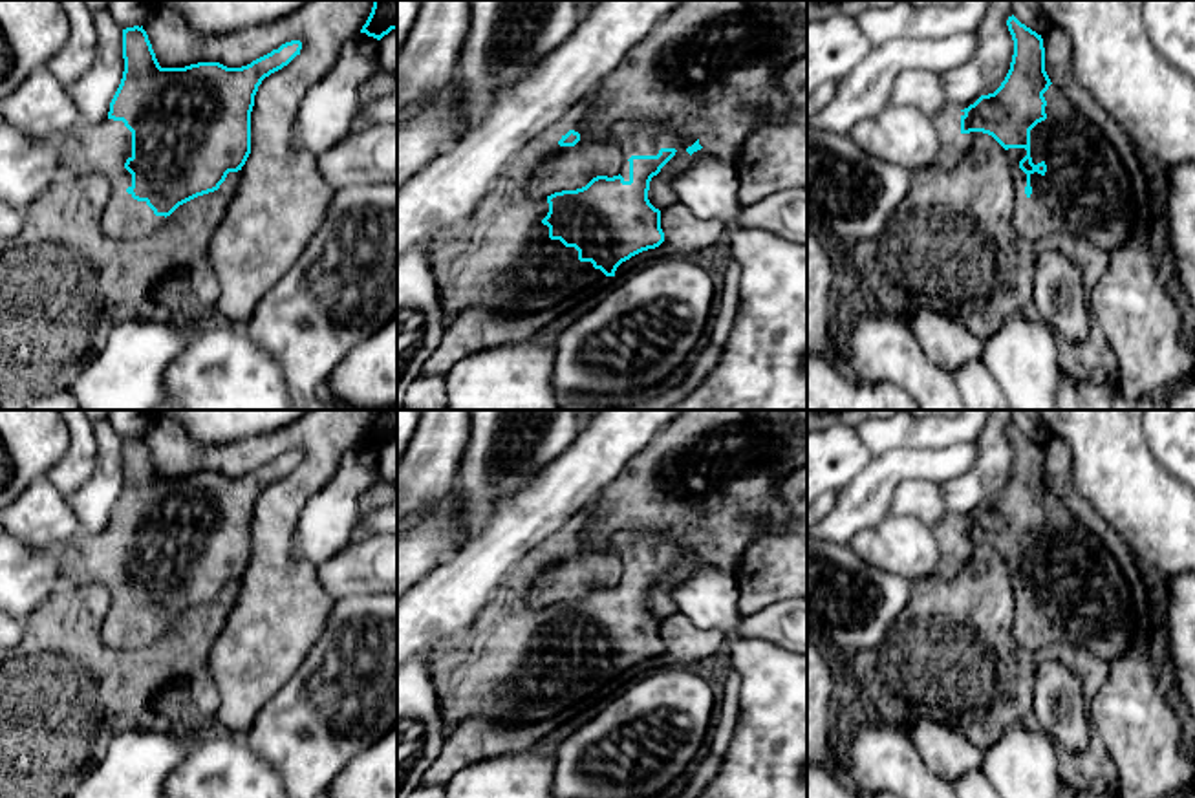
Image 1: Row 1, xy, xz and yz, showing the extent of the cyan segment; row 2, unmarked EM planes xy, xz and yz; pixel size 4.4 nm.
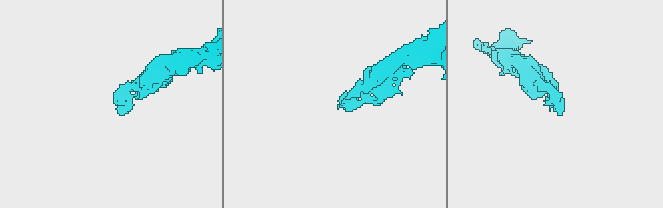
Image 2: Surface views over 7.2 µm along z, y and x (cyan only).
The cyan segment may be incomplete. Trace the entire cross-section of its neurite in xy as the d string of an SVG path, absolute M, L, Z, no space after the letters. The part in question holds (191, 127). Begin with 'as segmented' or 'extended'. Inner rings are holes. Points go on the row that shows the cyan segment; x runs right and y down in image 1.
extended; M143 26L123 29L124 71L108 117L73 135L64 170L110 179L104 234L145 238L179 205L242 170L258 86L300 49L291 40L242 68L161 68Z

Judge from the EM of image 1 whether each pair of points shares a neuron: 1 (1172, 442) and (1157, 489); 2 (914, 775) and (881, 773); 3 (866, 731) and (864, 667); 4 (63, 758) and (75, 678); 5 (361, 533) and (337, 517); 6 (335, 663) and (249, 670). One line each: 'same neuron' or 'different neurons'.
1: different neurons
2: same neuron
3: different neurons
4: same neuron
5: different neurons
6: different neurons

